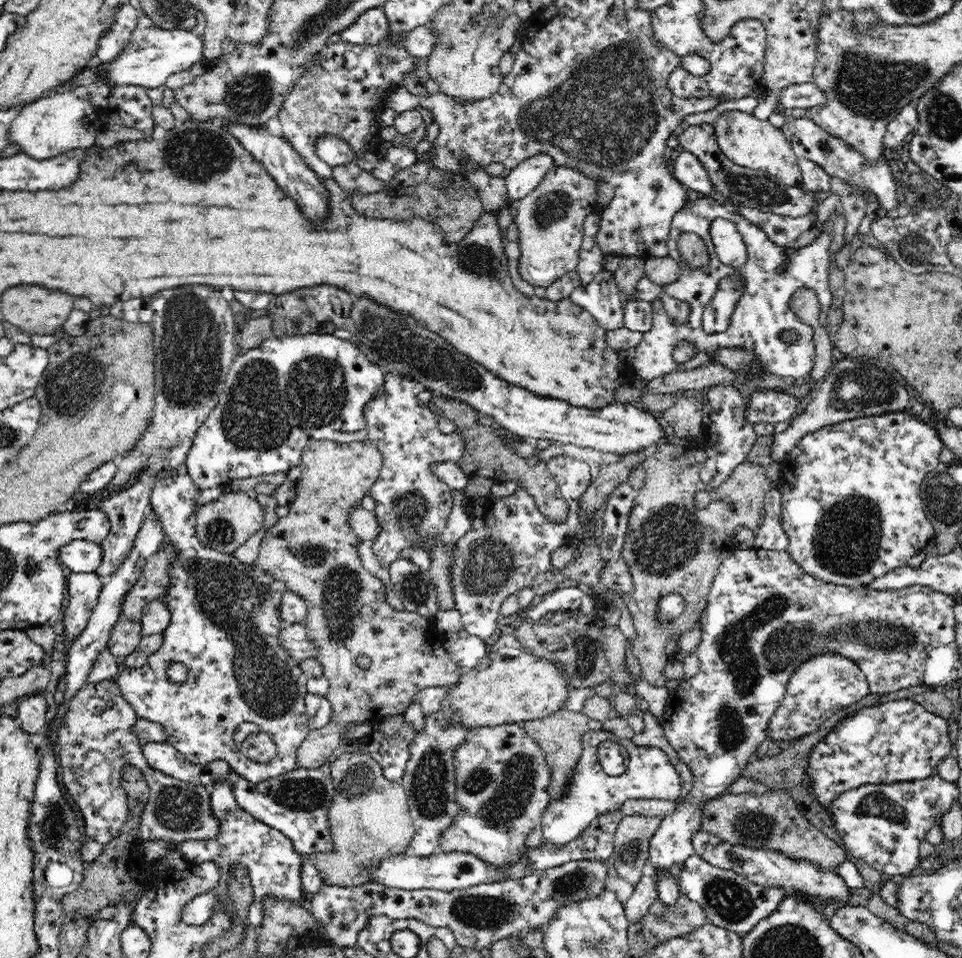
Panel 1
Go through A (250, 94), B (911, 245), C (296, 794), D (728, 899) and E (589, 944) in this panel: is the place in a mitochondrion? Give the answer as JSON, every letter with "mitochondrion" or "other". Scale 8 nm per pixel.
{"A":"mitochondrion","B":"mitochondrion","C":"mitochondrion","D":"mitochondrion","E":"mitochondrion"}

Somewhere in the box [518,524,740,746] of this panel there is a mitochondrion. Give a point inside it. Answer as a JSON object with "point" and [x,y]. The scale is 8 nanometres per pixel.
{"point":[585,664]}

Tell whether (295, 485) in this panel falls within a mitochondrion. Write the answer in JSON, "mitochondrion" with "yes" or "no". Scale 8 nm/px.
{"mitochondrion":"no"}

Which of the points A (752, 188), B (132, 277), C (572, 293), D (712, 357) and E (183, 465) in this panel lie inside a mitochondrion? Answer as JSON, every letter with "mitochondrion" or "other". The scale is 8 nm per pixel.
{"A":"mitochondrion","B":"other","C":"other","D":"other","E":"other"}

